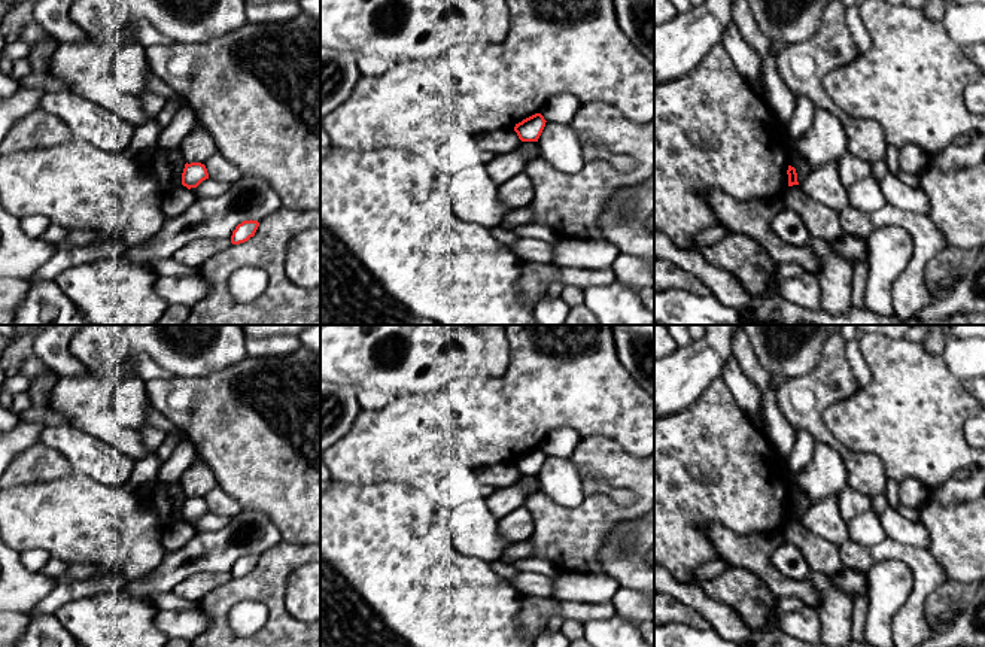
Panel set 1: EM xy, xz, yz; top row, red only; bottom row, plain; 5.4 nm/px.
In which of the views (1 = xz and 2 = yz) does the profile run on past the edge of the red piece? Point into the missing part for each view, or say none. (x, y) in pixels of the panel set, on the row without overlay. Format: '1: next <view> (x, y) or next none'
1: next none
2: next none

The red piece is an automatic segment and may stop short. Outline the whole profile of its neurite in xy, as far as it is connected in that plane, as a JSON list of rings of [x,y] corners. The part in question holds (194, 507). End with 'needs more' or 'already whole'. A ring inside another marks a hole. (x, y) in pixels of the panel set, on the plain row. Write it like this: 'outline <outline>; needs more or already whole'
outline [[[191,496],[185,498],[182,507],[182,519],[188,523],[197,522],[203,514],[209,513],[209,507],[204,498],[201,496]]]; already whole

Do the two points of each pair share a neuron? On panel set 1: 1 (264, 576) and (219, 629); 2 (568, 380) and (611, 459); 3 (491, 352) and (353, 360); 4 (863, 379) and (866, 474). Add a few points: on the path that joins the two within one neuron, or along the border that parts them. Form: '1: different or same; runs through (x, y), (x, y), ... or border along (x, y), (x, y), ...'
1: same; runs through (248, 588), (239, 589), (219, 608), (219, 613)
2: different; border along (583, 436), (608, 437), (628, 453)
3: different; border along (483, 340), (485, 357)
4: different; border along (845, 352), (853, 377), (859, 385)

